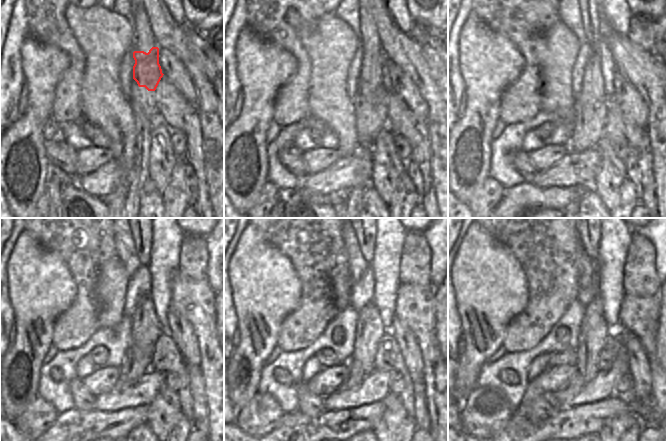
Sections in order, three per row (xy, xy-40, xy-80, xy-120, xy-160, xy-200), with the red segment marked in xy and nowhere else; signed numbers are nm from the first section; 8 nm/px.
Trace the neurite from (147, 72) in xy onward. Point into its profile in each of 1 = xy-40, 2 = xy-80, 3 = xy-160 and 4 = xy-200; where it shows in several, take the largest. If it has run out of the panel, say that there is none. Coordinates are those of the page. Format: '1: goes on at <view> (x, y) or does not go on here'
1: goes on at xy-40 (371, 76)
2: goes on at xy-80 (593, 91)
3: goes on at xy-160 (370, 330)
4: goes on at xy-200 (594, 330)

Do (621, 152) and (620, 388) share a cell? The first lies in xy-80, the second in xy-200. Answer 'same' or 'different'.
same

